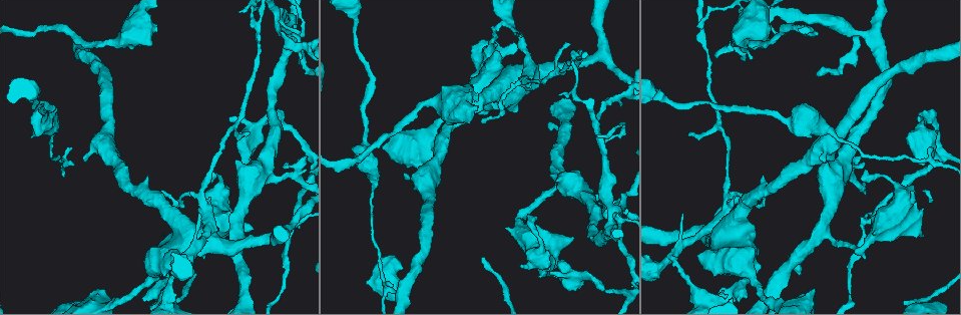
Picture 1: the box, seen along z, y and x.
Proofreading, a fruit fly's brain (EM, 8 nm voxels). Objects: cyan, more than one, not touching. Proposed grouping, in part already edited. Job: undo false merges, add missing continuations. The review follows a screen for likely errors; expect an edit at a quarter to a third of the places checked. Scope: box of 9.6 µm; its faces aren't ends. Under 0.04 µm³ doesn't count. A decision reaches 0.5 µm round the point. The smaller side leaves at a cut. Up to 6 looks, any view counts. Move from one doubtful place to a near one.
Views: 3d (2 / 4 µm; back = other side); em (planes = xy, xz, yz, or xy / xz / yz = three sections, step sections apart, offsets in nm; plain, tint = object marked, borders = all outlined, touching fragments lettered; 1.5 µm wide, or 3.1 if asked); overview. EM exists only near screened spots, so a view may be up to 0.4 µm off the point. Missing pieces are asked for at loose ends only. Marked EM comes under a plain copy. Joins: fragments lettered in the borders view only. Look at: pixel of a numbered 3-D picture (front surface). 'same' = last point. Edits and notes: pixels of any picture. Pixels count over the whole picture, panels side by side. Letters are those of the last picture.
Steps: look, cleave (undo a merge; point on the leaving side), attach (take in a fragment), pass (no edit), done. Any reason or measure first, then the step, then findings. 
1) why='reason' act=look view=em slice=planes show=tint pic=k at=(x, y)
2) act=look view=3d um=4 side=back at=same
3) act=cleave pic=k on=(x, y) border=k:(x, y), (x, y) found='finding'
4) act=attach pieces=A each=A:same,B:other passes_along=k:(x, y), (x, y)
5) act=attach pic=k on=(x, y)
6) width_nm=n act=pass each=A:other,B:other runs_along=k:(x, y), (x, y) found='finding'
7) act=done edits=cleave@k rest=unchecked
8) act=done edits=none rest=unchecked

why='thin end' act=look view=em slice=planes show=borders pic=1 at=(550, 273)

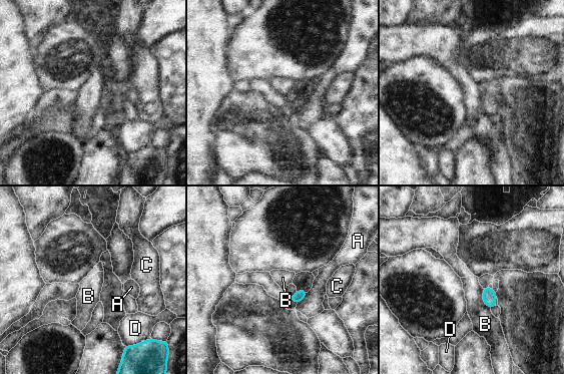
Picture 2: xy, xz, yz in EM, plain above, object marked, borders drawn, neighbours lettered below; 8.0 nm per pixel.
act=pass each=A:other,B:other,C:other,D:other border=2:(483, 289), (483, 302), (490, 309) found='no lettered fragment goes on from it'

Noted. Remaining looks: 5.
why='sharp bend' act=look view=em slice=planes show=borders pic=1 at=(619, 220)

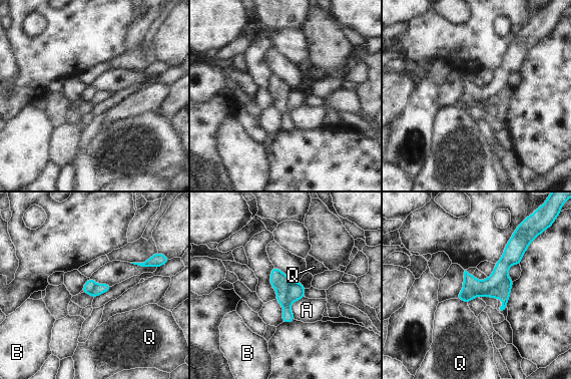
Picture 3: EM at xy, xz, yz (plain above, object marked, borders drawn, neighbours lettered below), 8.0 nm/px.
act=cleave pic=3 on=(472, 288) each=A:other,B:other,Q:other border=3:(507, 275), (500, 283), (478, 295) found='a second cell is stuck on'

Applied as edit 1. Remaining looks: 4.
act=look view=overview

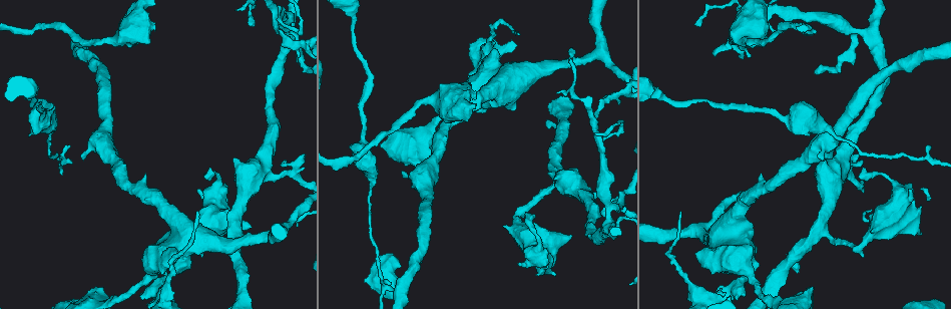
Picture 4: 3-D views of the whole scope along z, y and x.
why='sudden change in width' act=look view=em slice=planes show=borders pic=4 at=(418, 102)

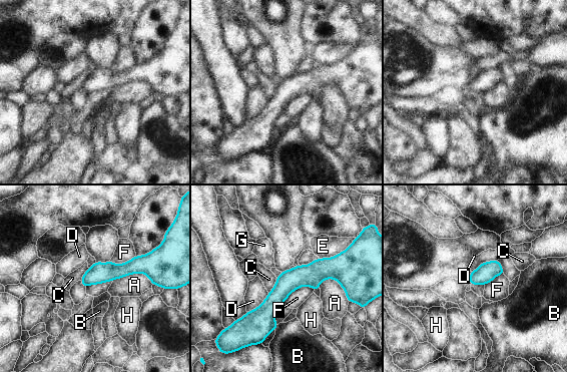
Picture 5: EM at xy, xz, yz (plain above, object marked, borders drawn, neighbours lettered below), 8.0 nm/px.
act=pass each=A:other,B:other,C:other,D:other,E:other,F:other,G:other,H:other runs_along=5:(347, 276), (299, 276), (242, 321) found='all the same cell'

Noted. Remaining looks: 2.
act=done edits=cleave@3 rest=unchecked

